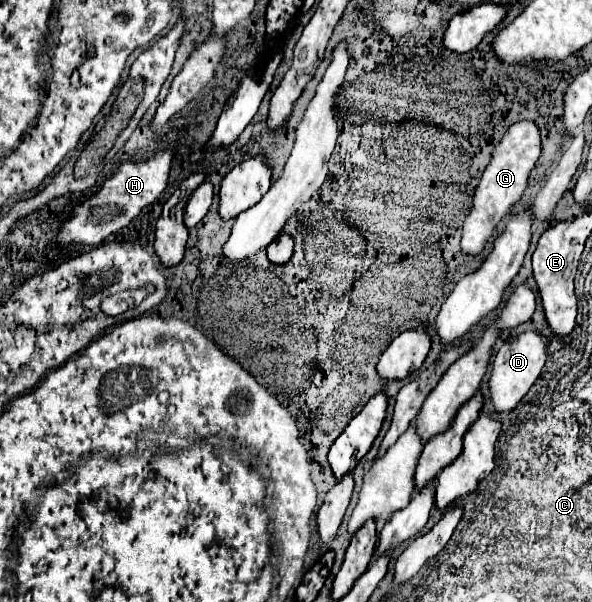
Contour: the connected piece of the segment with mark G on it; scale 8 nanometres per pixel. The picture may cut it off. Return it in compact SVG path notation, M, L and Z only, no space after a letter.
M522 120L512 124L504 138L496 144L488 166L482 172L482 178L476 186L472 208L464 220L464 234L462 234L462 250L468 254L478 254L486 240L494 234L498 222L512 212L514 204L520 200L522 192L528 186L528 174L534 168L540 156L540 130L532 120Z

